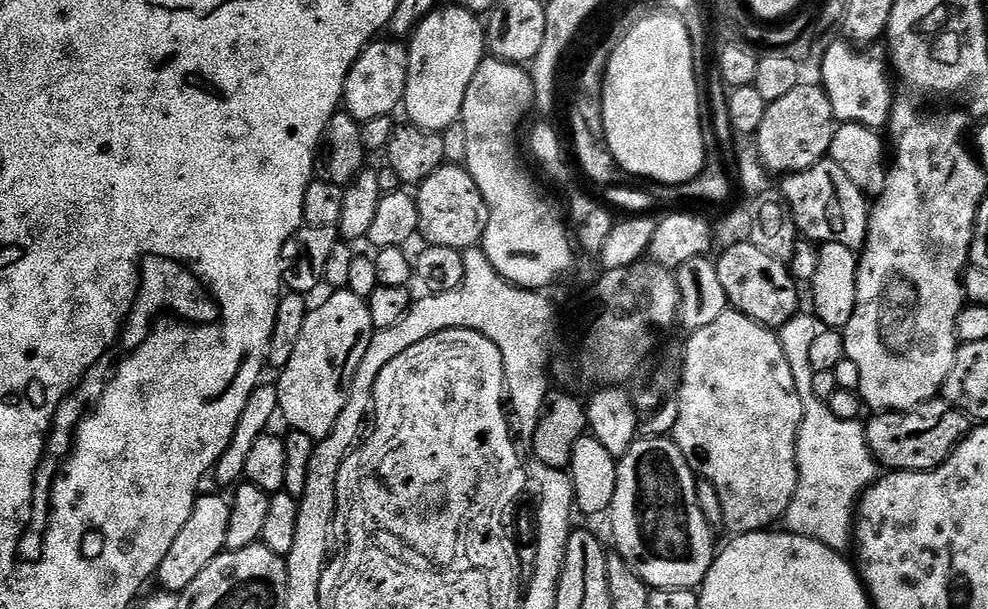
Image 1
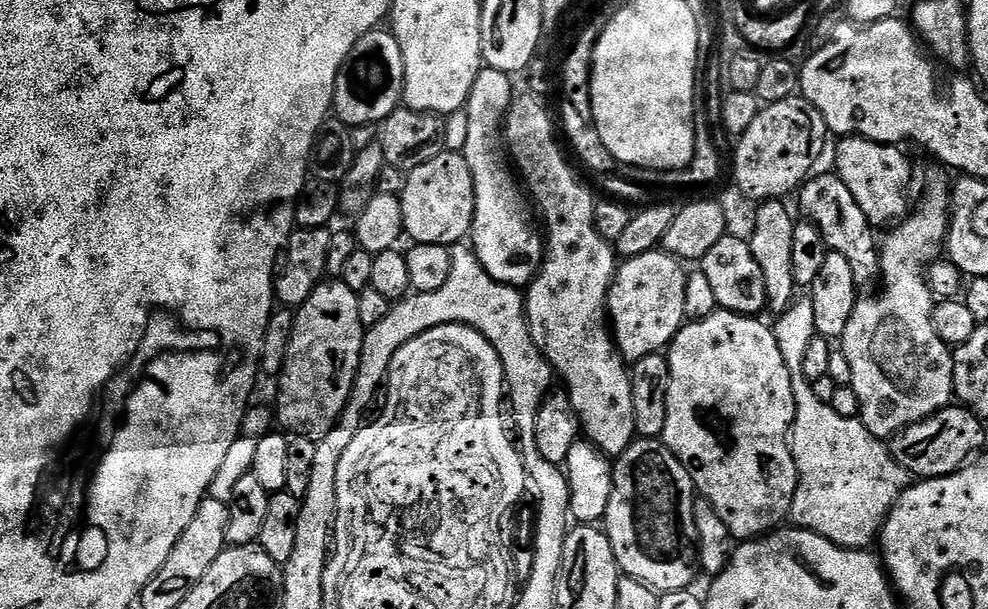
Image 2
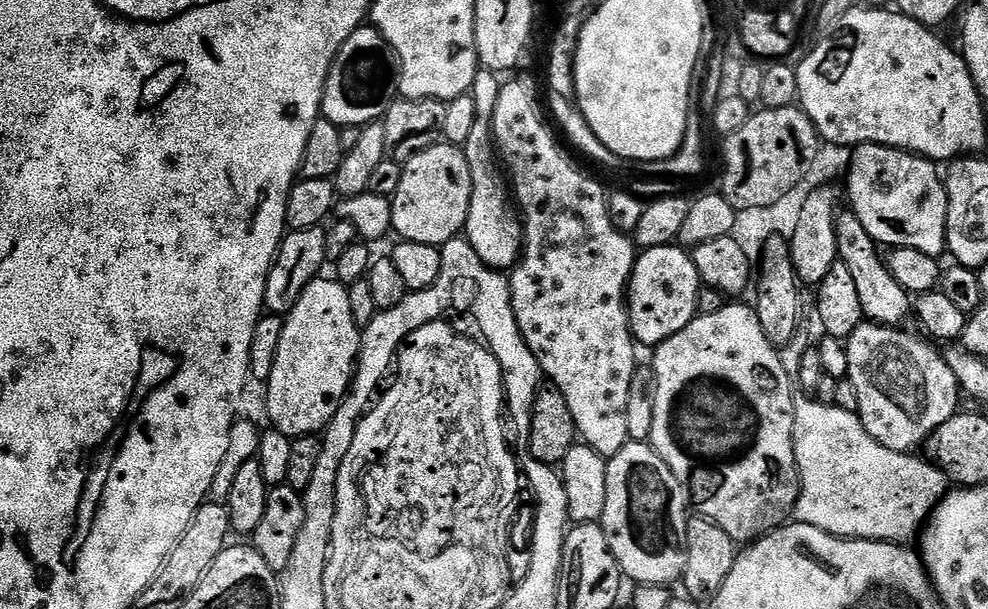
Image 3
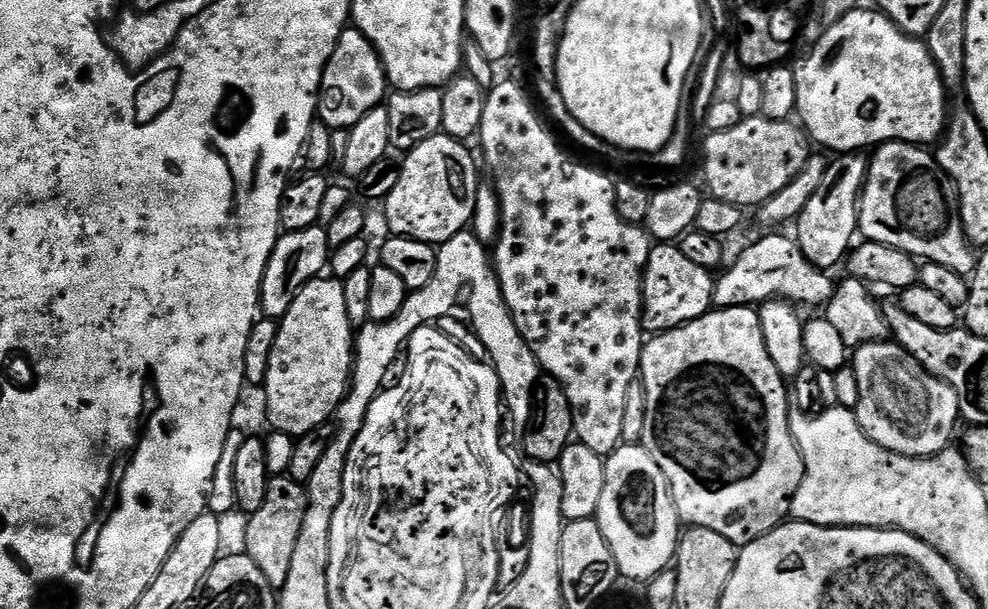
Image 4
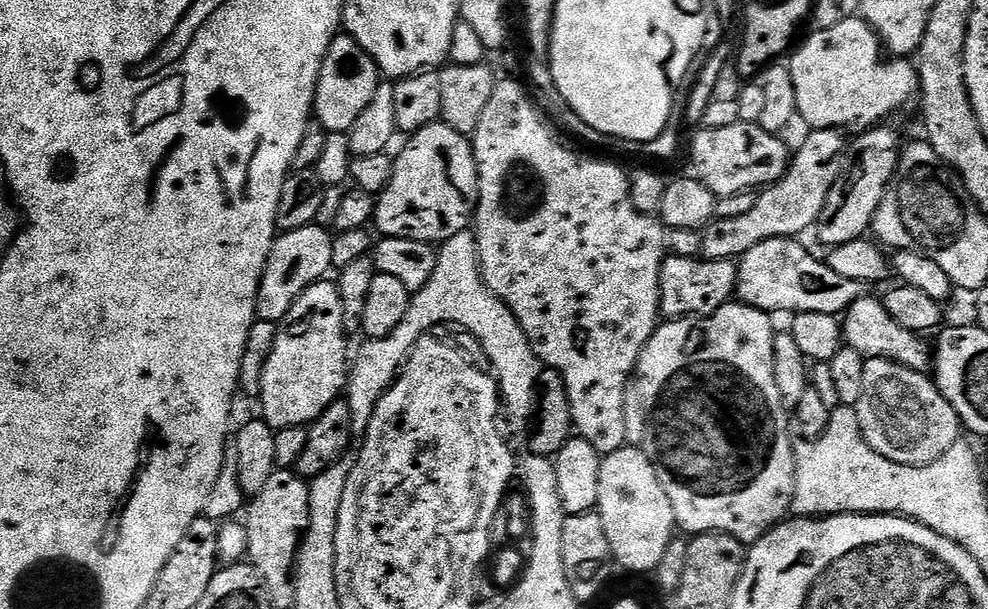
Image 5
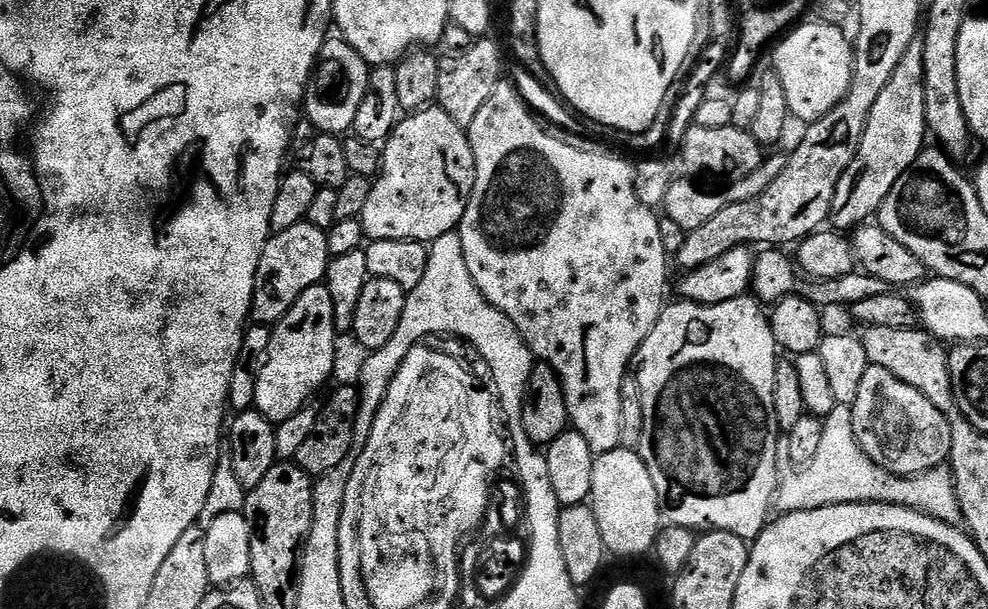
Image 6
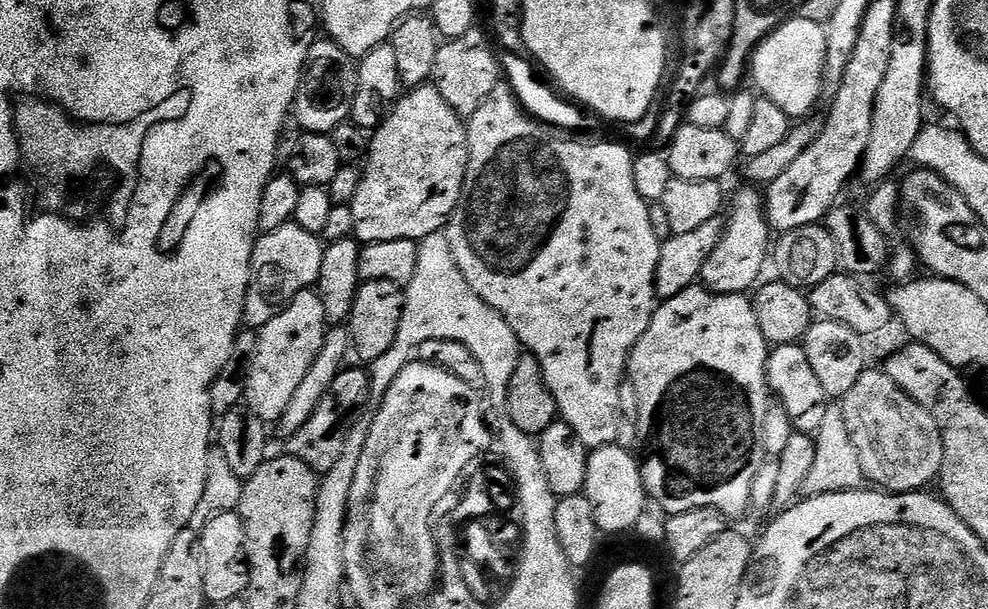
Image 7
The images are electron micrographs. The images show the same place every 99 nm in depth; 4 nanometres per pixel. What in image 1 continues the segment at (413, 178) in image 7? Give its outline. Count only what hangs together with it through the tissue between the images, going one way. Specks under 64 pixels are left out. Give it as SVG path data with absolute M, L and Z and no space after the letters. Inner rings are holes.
M445 163L418 185L414 195L420 219L418 232L428 239L425 241L429 245L463 250L477 247L483 241L488 207L467 167Z

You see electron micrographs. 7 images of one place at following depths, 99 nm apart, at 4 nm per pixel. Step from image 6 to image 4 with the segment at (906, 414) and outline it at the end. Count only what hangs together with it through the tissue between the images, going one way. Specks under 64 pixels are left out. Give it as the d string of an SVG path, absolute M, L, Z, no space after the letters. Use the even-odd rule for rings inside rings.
M875 340L873 344L864 344L861 348L855 349L850 360L850 366L854 370L854 374L858 374L858 406L854 409L856 420L862 426L865 434L874 442L878 442L878 446L903 456L936 456L941 450L953 443L952 435L956 432L956 423L961 423L962 420L960 407L958 406L958 394L954 394L954 390L945 380L940 380L938 377L930 375L900 344L885 342L884 340Z

